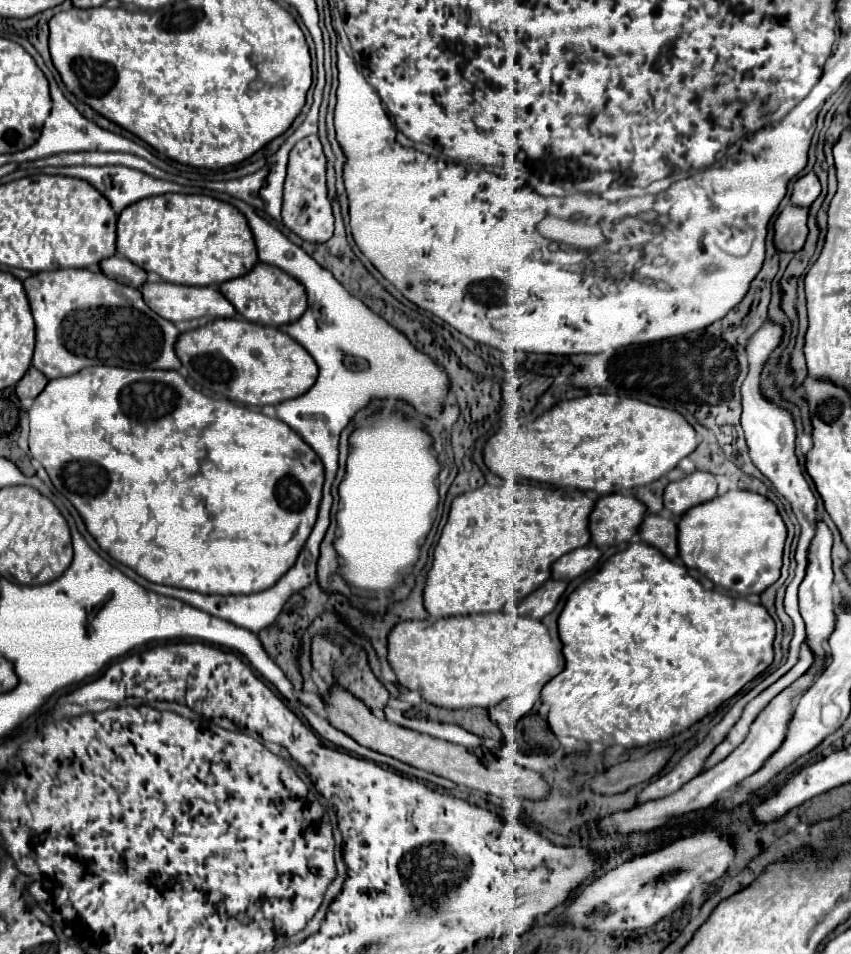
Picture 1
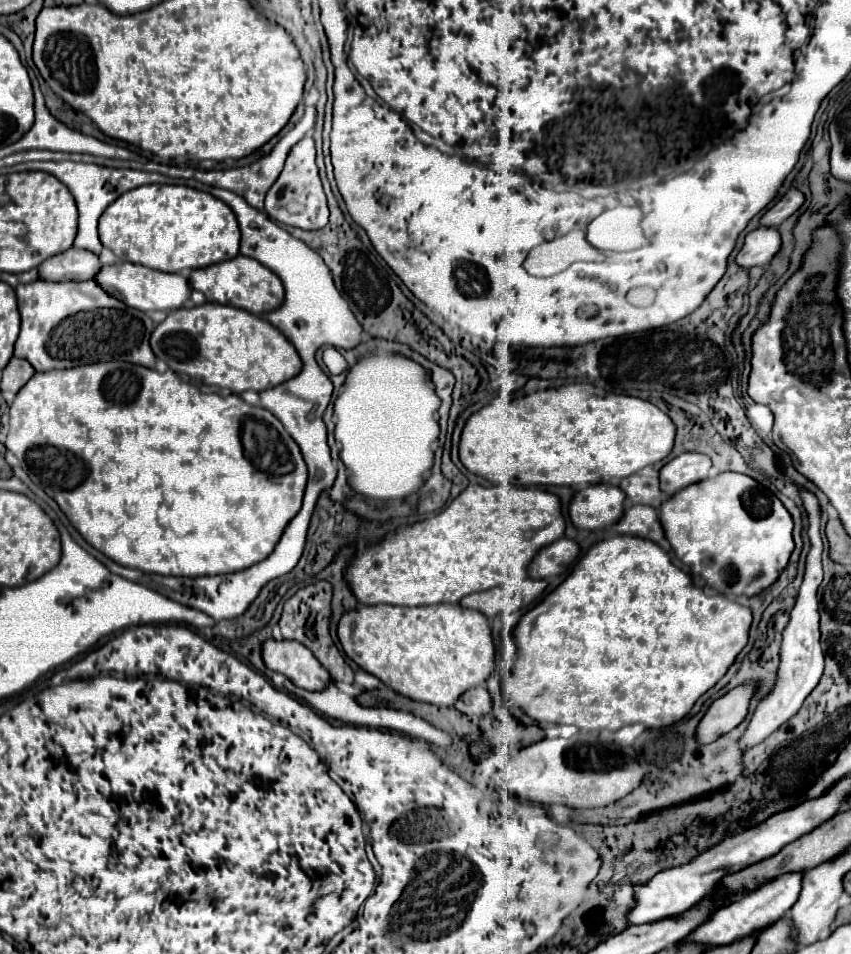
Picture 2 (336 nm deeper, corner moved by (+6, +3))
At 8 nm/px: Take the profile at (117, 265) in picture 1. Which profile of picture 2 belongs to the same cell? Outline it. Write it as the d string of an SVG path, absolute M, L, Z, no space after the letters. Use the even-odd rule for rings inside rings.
M71 247L51 259L47 259L41 267L41 279L53 281L85 281L93 279L101 271L101 259L95 253L85 249Z

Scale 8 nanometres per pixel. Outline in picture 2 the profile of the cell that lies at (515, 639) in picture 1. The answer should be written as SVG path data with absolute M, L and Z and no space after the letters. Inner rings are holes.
M371 605L357 607L341 617L337 635L343 651L363 671L375 675L393 691L431 705L453 707L457 699L471 687L483 685L497 669L495 643L489 619L461 605L425 605L425 607L393 607L393 605Z

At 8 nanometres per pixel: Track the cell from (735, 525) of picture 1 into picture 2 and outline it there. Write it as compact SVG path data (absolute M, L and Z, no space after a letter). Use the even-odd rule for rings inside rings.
M721 473L681 489L661 505L659 517L683 565L723 595L759 595L787 567L795 547L789 511L769 489L741 473Z

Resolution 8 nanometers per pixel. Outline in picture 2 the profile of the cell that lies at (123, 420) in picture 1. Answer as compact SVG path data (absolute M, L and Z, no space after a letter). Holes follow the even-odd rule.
M108 361L37 373L17 393L9 415L11 429L7 435L7 449L19 459L29 479L39 485L51 499L55 499L59 509L67 515L69 523L91 547L111 557L115 563L131 569L171 577L203 577L243 571L271 555L271 551L279 543L279 537L283 535L283 529L301 509L307 485L307 465L297 443L281 425L281 421L267 409L245 403L239 395L221 397L215 393L201 393L194 383L179 379L171 369L159 373L155 369L127 365L123 361Z

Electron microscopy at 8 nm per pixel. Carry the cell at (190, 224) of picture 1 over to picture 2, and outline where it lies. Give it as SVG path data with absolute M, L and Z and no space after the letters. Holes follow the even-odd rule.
M143 185L123 193L99 219L101 243L117 257L157 271L201 269L239 255L239 223L217 197L183 185Z

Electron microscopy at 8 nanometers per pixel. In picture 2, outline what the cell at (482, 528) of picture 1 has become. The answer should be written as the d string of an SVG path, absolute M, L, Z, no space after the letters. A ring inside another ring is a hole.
M469 485L459 497L455 497L451 501L451 505L447 505L443 511L439 511L435 517L425 519L421 523L409 525L409 527L401 527L397 533L391 533L385 541L377 543L375 547L367 547L363 549L363 553L359 553L349 569L347 569L347 583L351 587L351 591L355 593L355 597L359 599L359 603L363 605L379 605L379 603L391 603L391 605L439 605L439 603L459 603L465 595L471 593L479 593L479 591L487 591L493 589L497 585L507 585L507 583L521 583L529 577L527 567L533 561L533 557L547 545L555 543L557 539L561 539L565 535L565 517L561 513L561 501L557 495L543 491L543 489L533 489L533 487L513 487L513 485L491 485L491 487L483 487L483 485Z

